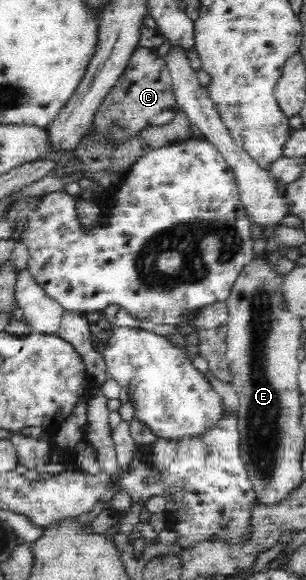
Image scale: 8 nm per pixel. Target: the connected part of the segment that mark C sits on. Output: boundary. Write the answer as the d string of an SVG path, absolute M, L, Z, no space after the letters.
M136 47L132 51L132 55L128 57L126 69L124 73L116 79L116 83L112 89L108 91L108 95L102 99L100 107L94 113L94 119L90 123L90 129L84 133L82 139L76 145L75 159L62 169L57 169L62 173L94 173L94 171L102 171L108 169L111 164L111 157L114 150L125 141L136 137L146 128L163 126L170 123L180 112L180 107L173 92L173 80L165 60L165 56L159 56L156 48Z

